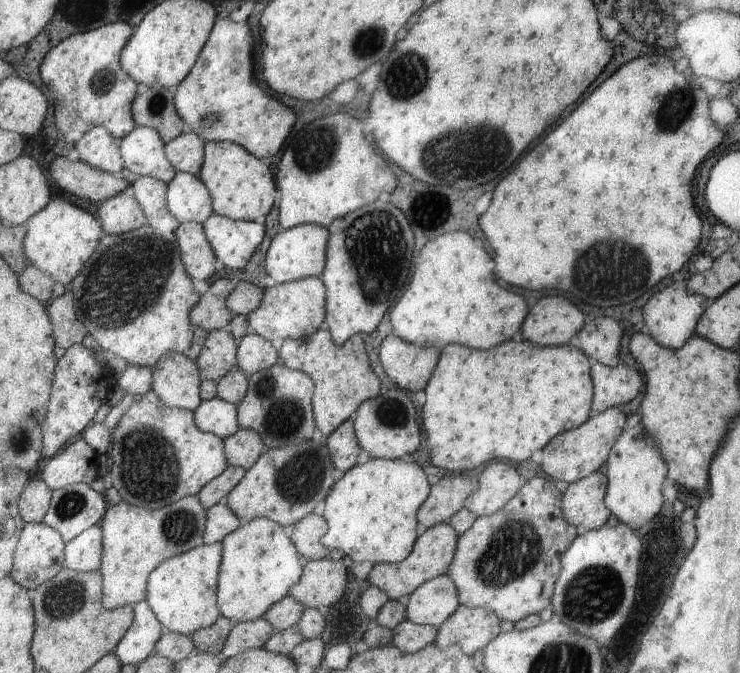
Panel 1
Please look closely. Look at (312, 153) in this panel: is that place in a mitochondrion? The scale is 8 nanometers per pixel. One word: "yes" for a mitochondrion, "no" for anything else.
yes

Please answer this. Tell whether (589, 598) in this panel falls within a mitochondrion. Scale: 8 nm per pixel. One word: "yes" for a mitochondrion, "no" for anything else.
yes

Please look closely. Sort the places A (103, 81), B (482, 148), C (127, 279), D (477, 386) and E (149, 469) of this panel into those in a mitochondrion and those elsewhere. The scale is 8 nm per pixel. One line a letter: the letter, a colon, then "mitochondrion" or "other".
A: mitochondrion
B: mitochondrion
C: mitochondrion
D: other
E: mitochondrion

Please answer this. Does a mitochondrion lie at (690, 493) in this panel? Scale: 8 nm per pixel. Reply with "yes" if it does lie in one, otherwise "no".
no

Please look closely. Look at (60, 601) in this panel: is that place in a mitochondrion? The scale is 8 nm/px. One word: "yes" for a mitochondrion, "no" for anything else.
yes

